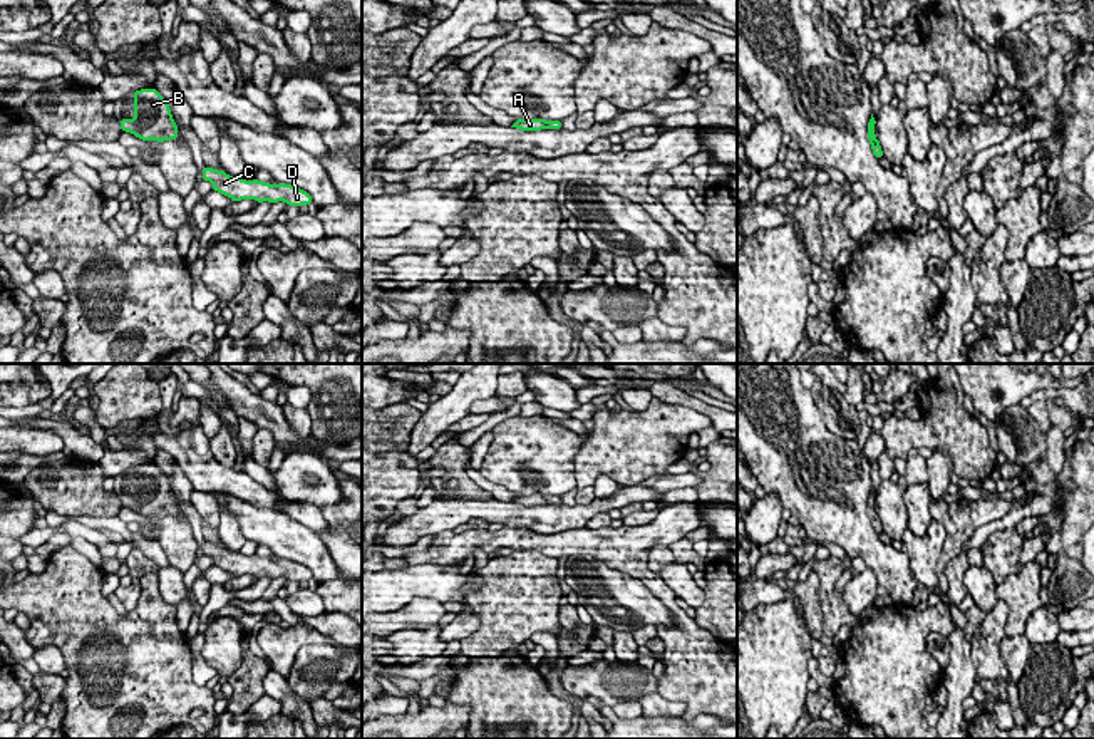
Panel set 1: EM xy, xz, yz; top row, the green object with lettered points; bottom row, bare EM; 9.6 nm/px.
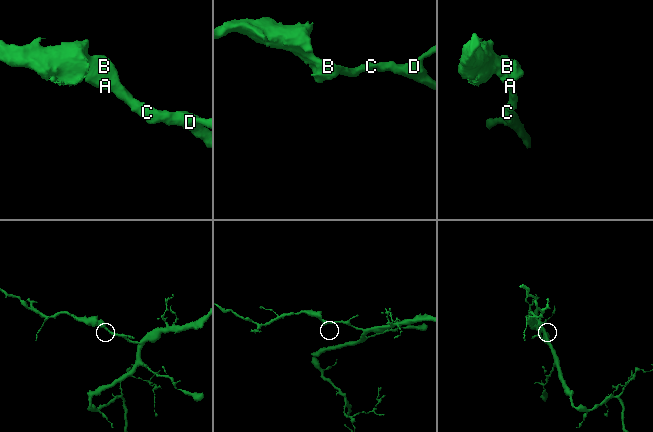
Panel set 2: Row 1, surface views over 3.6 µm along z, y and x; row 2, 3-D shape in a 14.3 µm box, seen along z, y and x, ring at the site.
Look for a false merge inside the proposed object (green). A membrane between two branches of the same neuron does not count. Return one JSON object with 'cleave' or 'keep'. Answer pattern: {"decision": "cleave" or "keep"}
{"decision": "keep"}

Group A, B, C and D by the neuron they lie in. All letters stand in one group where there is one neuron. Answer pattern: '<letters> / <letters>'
A B C D

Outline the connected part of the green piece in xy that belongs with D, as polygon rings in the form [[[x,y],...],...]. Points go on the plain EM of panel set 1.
[[[204,543],[203,555],[213,558],[213,565],[231,573],[235,578],[241,575],[255,575],[258,578],[270,576],[278,578],[285,576],[290,581],[308,581],[313,575],[310,568],[285,558],[276,561],[270,558],[261,558],[258,555],[246,556],[241,553],[228,551],[224,546]]]

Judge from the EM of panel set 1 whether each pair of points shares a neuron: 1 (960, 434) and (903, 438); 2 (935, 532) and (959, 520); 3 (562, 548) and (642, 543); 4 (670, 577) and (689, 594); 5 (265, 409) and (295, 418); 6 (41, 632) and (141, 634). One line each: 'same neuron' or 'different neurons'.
1: same neuron
2: different neurons
3: same neuron
4: same neuron
5: different neurons
6: same neuron

